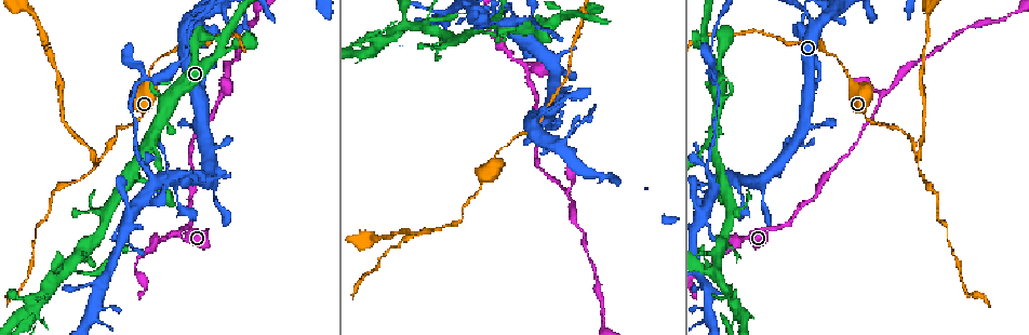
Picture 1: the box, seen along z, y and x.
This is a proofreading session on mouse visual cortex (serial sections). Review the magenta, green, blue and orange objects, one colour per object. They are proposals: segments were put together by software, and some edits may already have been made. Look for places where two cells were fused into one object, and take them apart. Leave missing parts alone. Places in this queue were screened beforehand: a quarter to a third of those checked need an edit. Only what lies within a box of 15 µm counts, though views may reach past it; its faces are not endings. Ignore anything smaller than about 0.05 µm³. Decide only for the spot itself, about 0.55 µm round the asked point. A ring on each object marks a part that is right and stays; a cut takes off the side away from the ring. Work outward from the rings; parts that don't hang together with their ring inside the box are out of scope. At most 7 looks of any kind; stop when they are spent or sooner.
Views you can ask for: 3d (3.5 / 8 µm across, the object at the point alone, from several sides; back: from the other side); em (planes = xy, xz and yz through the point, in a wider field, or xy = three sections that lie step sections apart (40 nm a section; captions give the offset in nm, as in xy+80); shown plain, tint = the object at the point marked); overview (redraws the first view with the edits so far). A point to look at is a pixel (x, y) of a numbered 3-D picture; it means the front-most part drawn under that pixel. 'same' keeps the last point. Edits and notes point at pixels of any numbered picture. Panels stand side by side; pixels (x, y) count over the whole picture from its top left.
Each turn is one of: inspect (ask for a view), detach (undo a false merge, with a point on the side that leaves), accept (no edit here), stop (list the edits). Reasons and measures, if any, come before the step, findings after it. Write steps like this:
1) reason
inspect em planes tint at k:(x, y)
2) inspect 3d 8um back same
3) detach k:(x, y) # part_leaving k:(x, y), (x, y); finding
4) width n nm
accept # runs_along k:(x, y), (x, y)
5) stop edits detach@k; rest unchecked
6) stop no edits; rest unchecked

a narrow waist
inspect 3d 3.5um at 1:(80, 270)

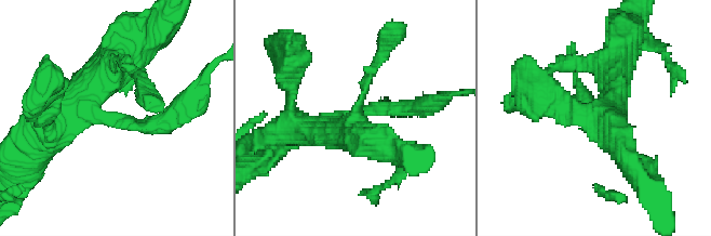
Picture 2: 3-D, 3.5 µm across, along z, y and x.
need the tissue
inspect em planes plain at 2:(111, 114)

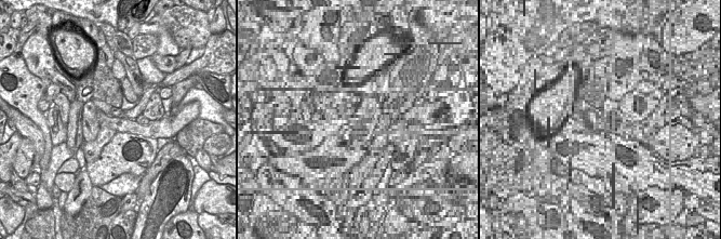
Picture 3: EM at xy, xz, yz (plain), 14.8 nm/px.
inspect em planes tint same

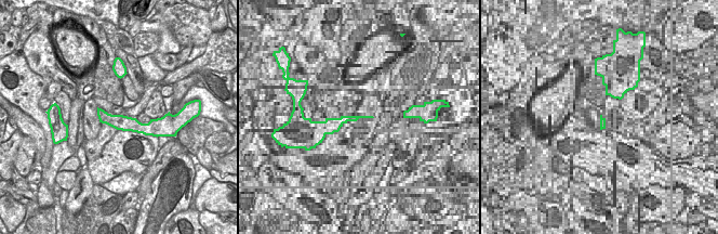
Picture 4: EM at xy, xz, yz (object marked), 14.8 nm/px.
detach 2:(396, 106) # border 4:(123, 116), (115, 128); two cells meet here

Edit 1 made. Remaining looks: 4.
inspect overview

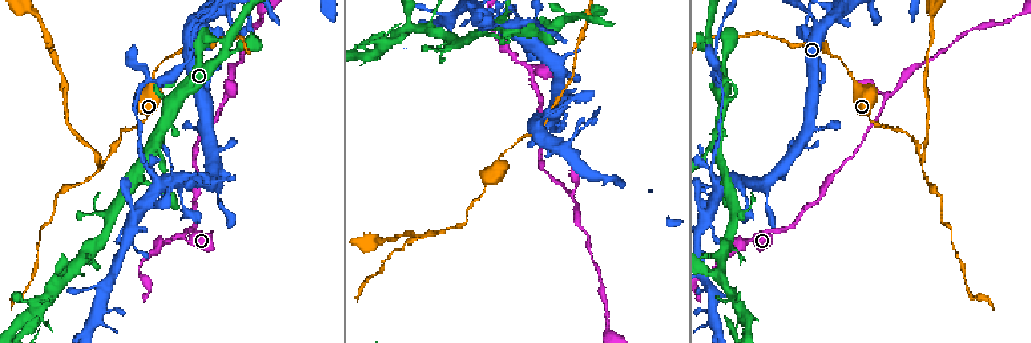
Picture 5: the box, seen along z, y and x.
inspect 3d 8um at 5:(175, 235)

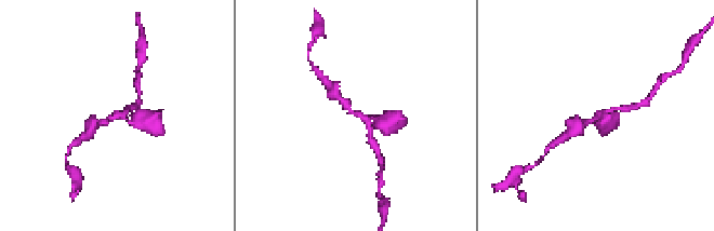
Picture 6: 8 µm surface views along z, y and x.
zoom in
inspect 3d 3.5um at 6:(354, 111)

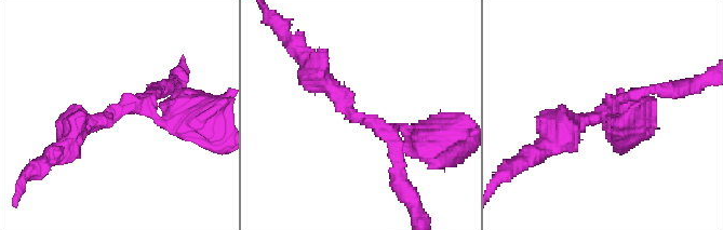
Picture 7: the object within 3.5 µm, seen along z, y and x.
accept # runs_along 7:(430, 147), (360, 119), (313, 69); all the same cell

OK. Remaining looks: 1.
stop edits detach@2; rest unchecked

